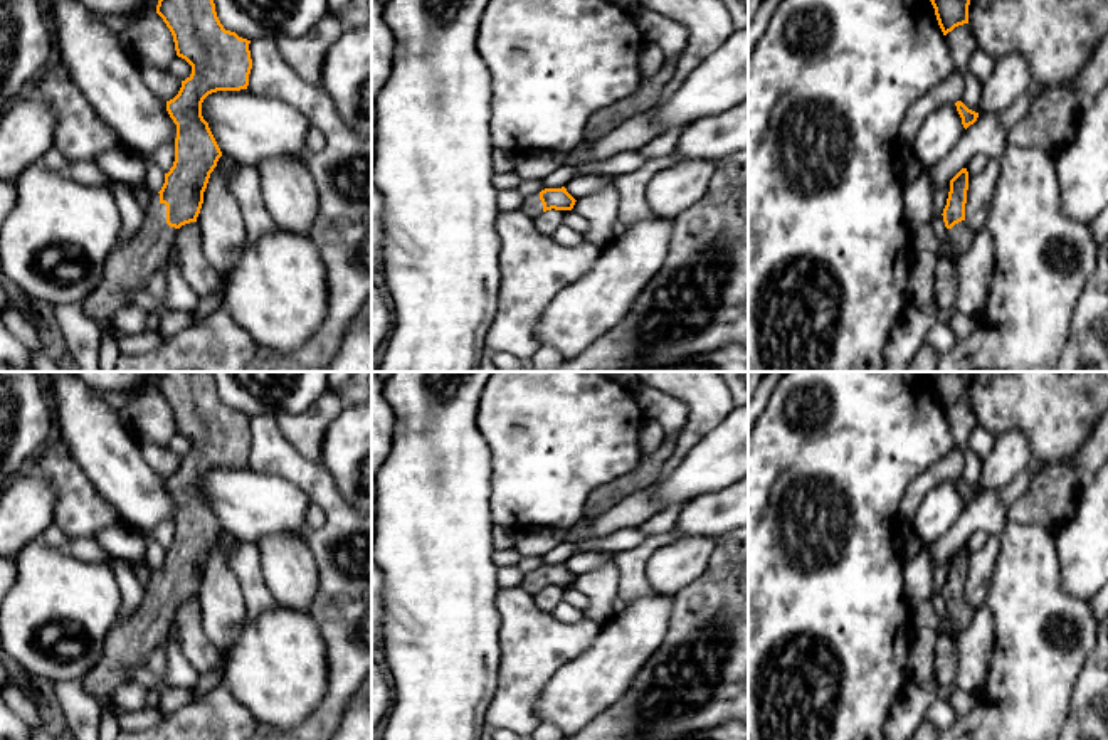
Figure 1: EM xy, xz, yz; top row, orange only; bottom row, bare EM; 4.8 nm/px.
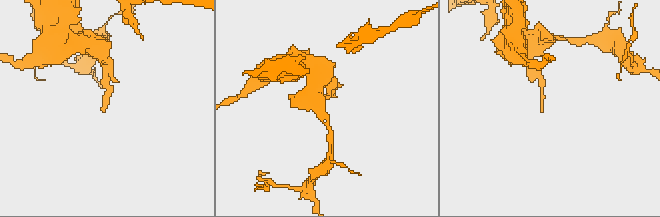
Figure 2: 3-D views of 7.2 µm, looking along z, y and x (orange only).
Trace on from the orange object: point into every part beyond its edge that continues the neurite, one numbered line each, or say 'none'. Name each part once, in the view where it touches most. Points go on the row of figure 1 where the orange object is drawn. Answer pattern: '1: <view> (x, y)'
1: xy (128, 268)

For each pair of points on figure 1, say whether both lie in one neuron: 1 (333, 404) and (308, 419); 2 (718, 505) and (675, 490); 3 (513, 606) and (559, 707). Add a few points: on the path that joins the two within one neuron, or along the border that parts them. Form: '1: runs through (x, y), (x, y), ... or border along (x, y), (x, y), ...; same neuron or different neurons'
1: runs through (327, 407), (315, 419); same neuron
2: runs through (708, 495), (703, 490), (685, 490); same neuron
3: border along (579, 656), (547, 683), (537, 702), (538, 720); different neurons

